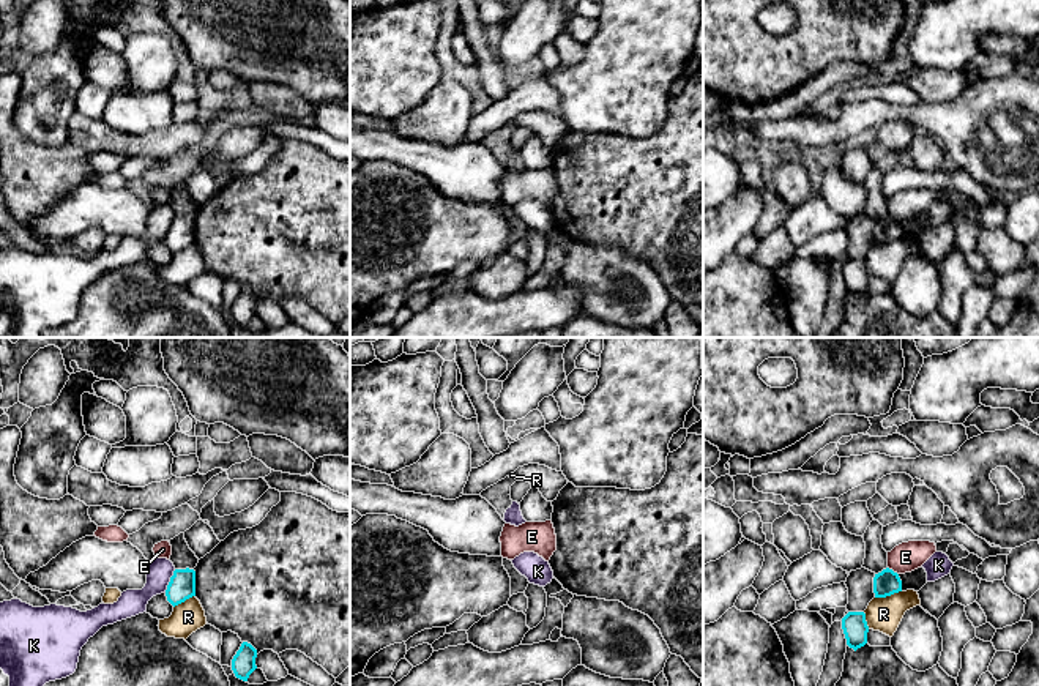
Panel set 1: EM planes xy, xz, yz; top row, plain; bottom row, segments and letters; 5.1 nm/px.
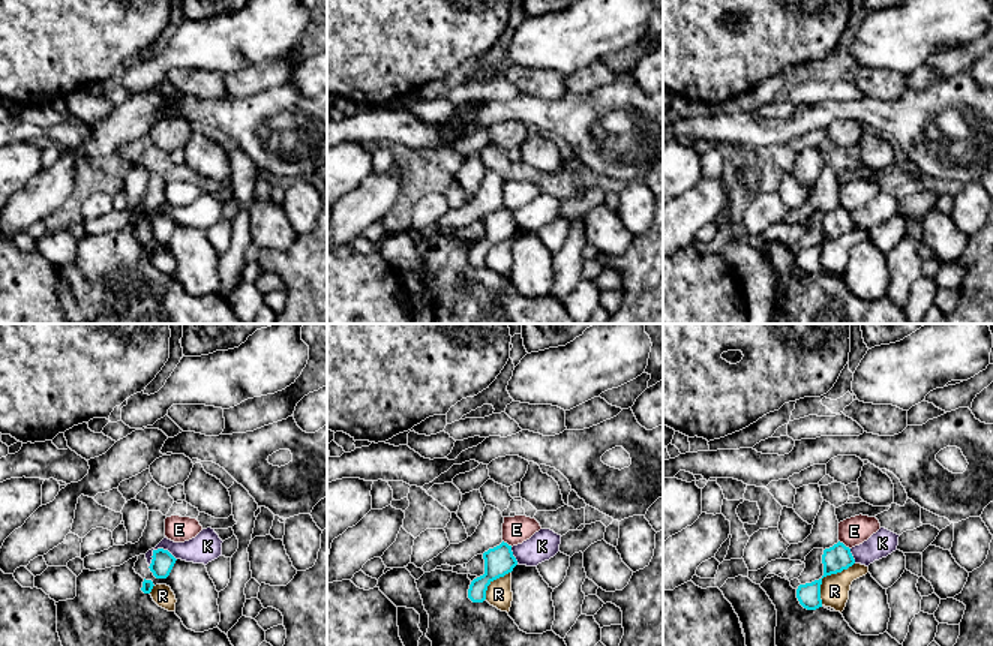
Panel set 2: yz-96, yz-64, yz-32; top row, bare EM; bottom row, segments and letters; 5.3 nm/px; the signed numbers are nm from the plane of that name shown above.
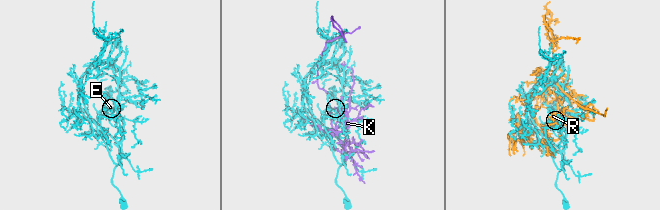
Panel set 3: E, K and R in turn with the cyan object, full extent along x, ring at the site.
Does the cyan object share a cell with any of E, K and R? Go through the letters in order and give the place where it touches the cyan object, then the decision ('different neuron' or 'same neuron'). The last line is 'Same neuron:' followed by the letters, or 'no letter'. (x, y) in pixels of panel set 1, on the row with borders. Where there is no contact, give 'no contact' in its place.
E: meets cyan in yz at (891, 570); different neuron
K: meets cyan in xy at (171, 581); different neuron
R: meets cyan in yz at (888, 595); different neuron
Same neuron: no letter

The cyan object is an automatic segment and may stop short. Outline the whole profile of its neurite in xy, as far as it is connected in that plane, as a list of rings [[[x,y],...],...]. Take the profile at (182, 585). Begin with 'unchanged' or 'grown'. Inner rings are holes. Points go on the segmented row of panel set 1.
unchanged; [[[175,569],[166,590],[167,601],[175,607],[196,596],[196,571]]]

